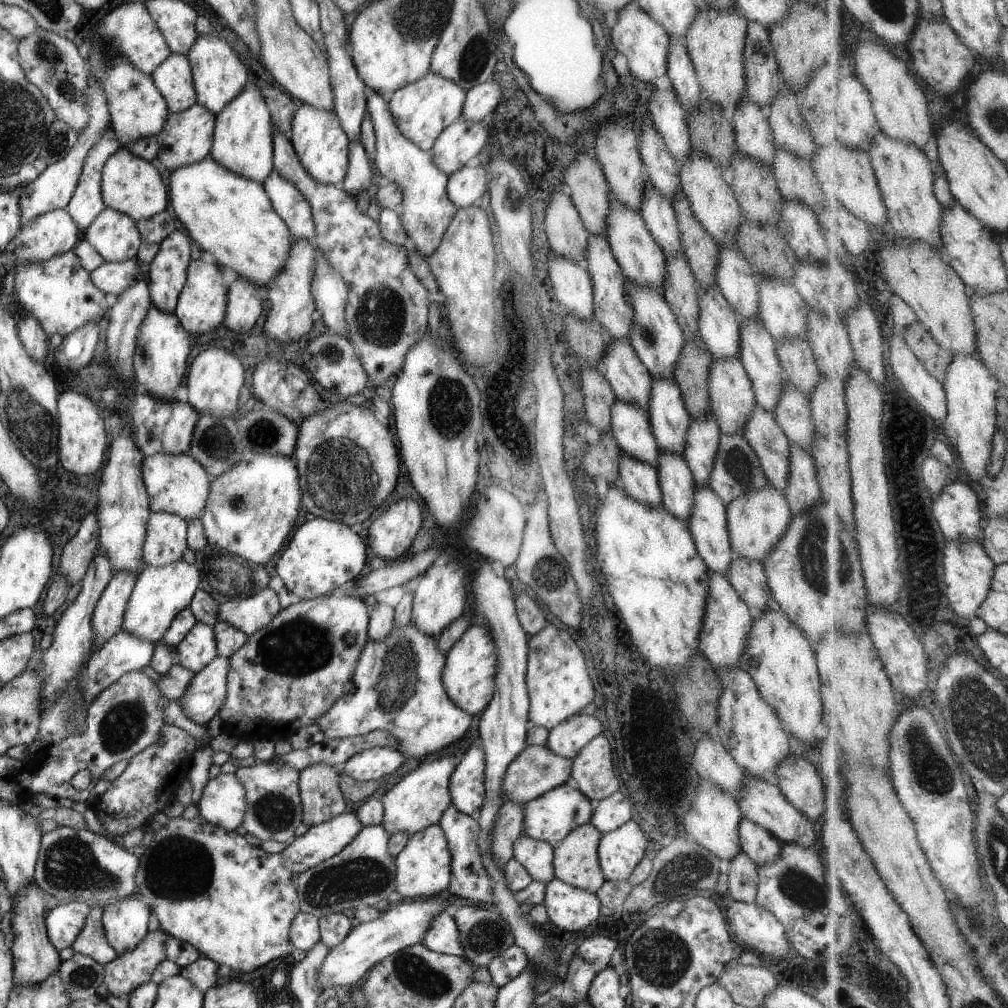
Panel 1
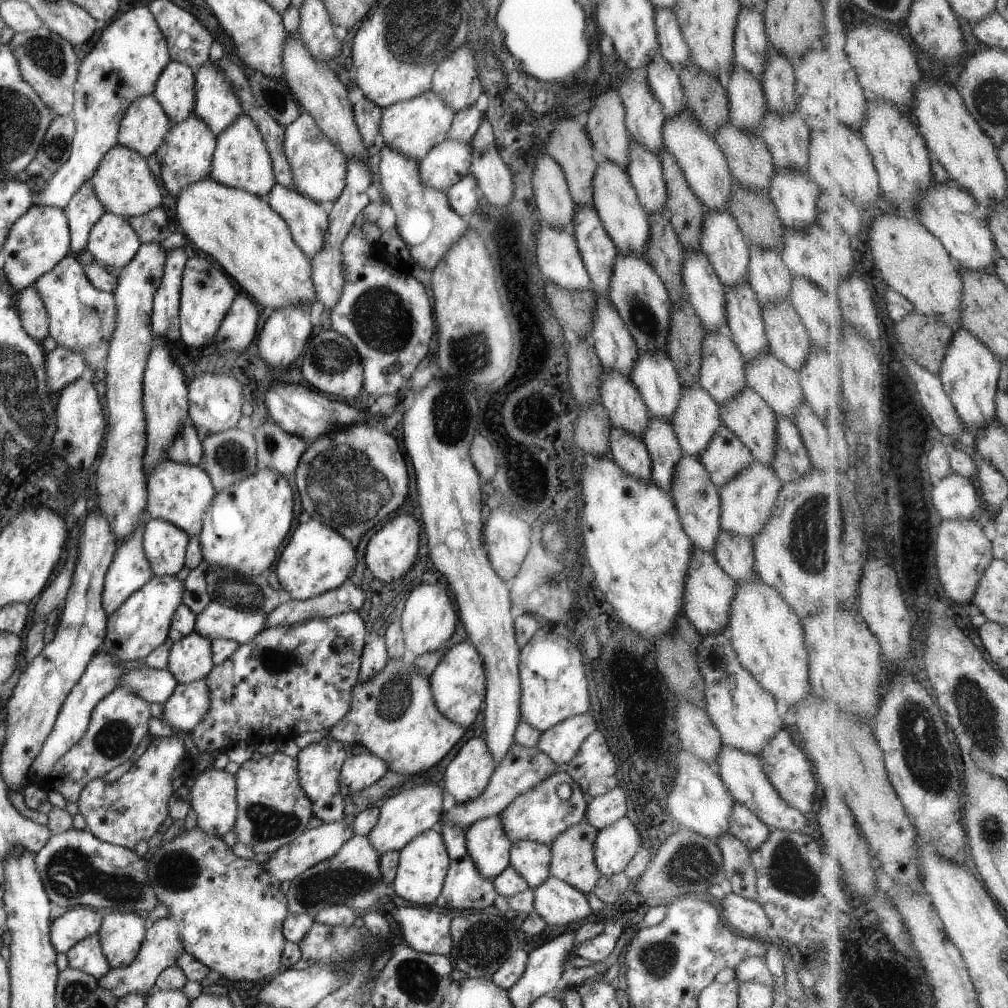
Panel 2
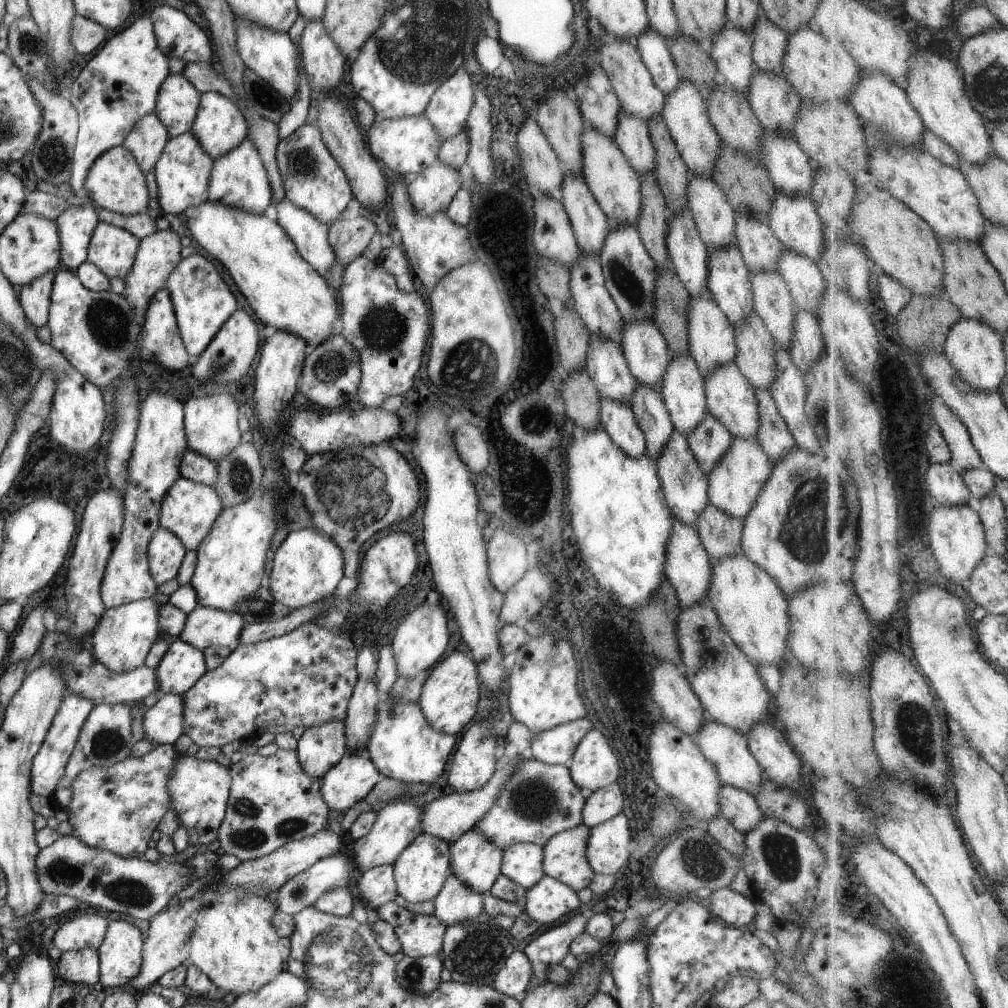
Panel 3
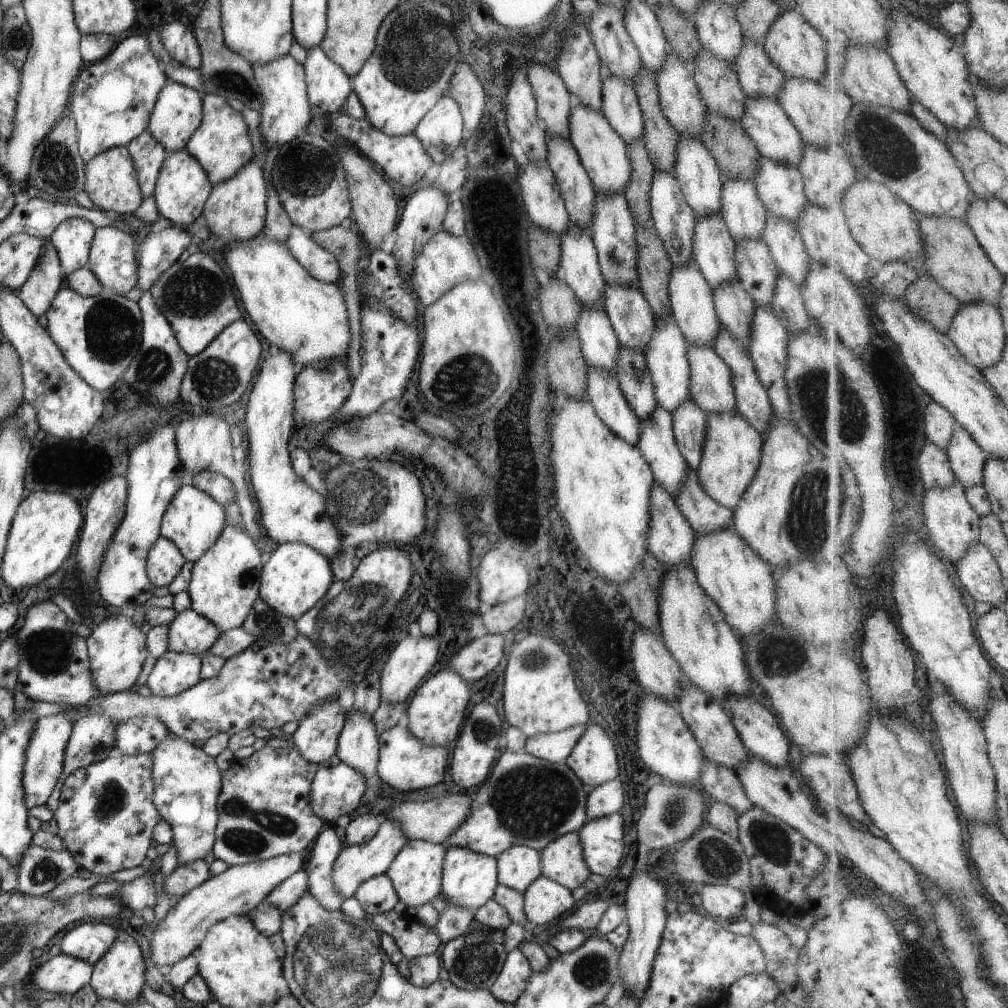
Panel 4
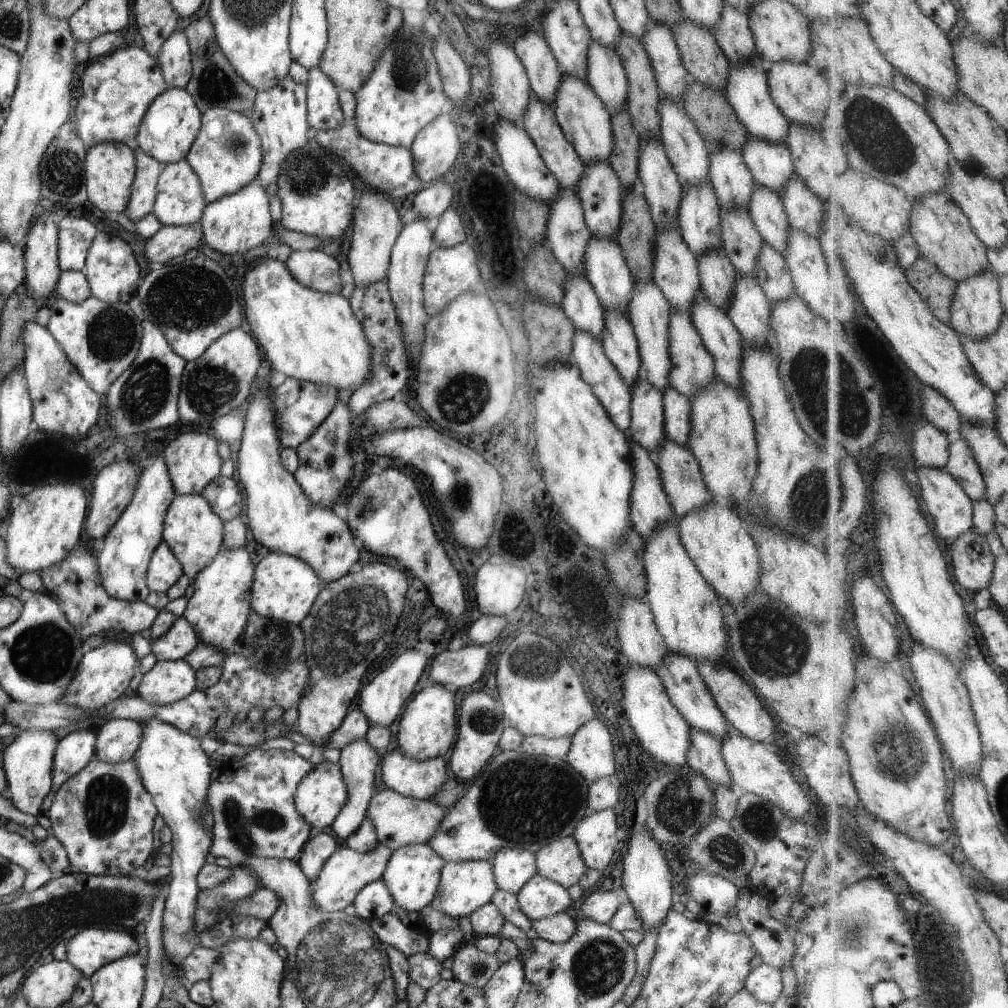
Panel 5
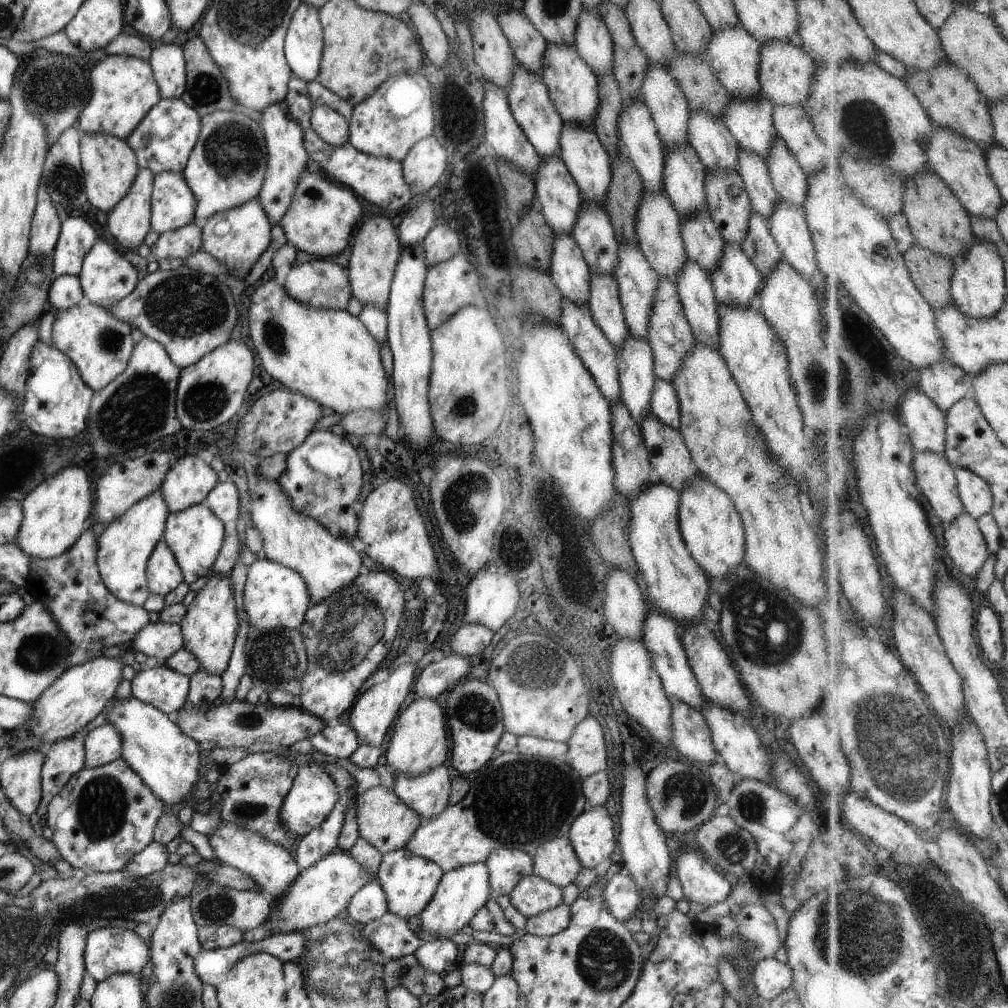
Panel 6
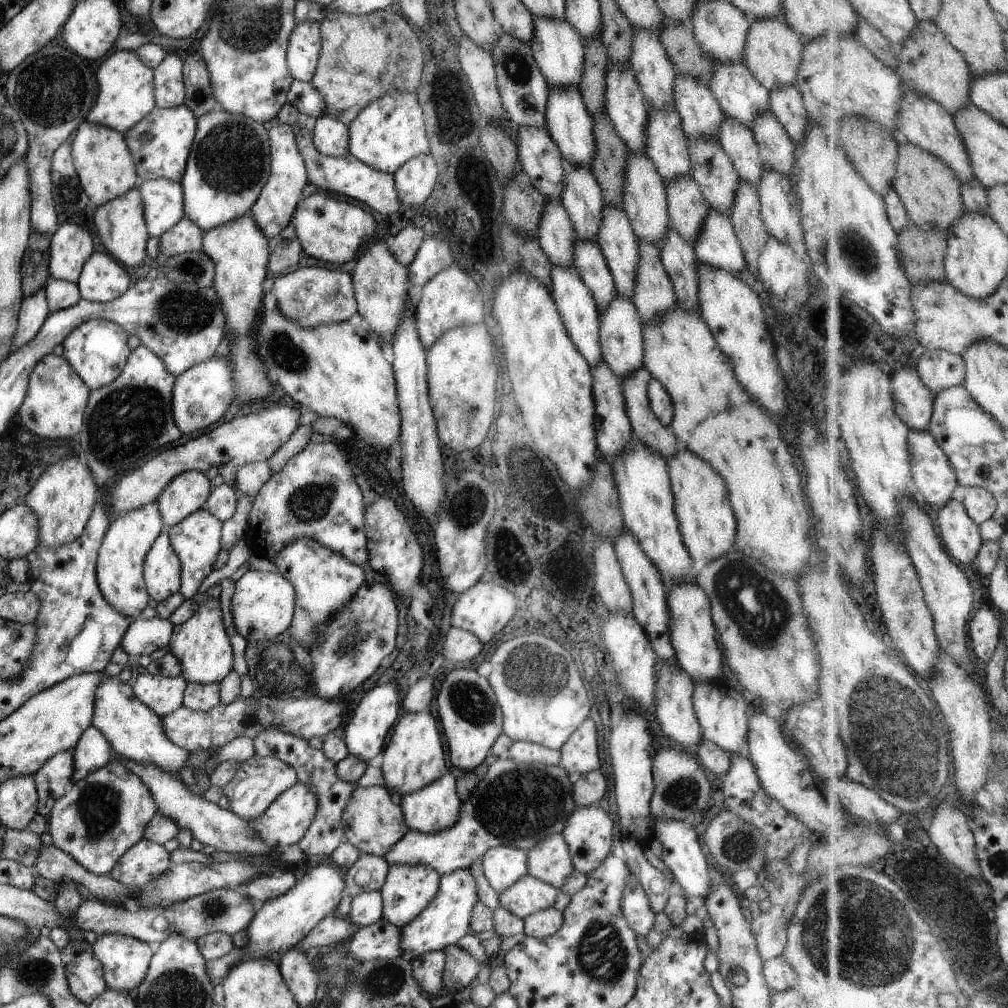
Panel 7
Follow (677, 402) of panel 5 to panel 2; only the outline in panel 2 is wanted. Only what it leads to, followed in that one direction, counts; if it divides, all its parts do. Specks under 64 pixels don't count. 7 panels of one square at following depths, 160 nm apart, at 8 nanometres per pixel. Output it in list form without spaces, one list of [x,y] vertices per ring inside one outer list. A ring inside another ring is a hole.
[[[723,424],[715,430],[698,460],[717,488],[739,476],[754,461],[749,450]]]

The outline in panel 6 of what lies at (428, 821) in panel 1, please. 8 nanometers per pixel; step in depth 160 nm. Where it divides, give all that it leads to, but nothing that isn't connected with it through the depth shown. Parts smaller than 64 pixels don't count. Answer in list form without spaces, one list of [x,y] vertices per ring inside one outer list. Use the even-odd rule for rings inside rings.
[[[337,849],[299,871],[290,887],[283,889],[280,897],[271,902],[263,923],[267,923],[270,930],[279,928],[281,933],[292,933],[327,922],[346,908],[356,890],[373,878],[375,875],[354,861],[347,852]]]

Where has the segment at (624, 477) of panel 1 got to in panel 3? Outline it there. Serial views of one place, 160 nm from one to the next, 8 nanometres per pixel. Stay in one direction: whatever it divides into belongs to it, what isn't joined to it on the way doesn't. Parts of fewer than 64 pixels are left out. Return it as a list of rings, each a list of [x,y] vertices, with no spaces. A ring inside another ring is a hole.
[[[599,399],[599,421],[611,442],[629,458],[646,454],[645,438],[637,427],[630,406],[619,400]]]

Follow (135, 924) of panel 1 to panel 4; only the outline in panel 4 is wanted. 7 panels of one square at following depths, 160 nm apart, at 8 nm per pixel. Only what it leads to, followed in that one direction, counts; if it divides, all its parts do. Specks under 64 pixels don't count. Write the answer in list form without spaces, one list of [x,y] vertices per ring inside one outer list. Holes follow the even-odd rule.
[[[116,930],[115,942],[103,952],[103,956],[93,964],[93,970],[88,986],[99,996],[117,1000],[121,1004],[132,1004],[140,1001],[141,987],[144,986],[145,966],[139,946],[125,931]]]

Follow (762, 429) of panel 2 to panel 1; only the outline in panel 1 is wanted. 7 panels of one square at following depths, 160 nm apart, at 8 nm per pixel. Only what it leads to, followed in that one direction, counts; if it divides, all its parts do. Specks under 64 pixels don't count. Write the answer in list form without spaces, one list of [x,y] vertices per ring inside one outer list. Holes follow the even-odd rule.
[[[755,404],[742,426],[741,436],[758,456],[767,482],[773,488],[783,491],[788,479],[790,442],[774,415]]]

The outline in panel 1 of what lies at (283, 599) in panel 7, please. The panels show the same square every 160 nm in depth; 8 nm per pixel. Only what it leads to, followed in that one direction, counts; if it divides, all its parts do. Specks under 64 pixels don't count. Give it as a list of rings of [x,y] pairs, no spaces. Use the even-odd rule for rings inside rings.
[[[314,517],[294,527],[293,536],[287,548],[281,552],[275,570],[288,592],[293,592],[303,601],[309,601],[331,594],[332,590],[347,580],[359,578],[365,558],[367,554],[363,540],[351,532],[347,525]]]

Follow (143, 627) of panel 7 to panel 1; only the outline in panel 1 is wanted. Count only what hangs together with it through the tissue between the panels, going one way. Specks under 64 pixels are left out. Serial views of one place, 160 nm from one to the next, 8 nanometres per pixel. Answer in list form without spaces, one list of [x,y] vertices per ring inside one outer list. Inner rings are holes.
[[[265,587],[247,597],[235,597],[220,604],[216,622],[223,621],[249,636],[263,628],[280,611],[277,594]]]

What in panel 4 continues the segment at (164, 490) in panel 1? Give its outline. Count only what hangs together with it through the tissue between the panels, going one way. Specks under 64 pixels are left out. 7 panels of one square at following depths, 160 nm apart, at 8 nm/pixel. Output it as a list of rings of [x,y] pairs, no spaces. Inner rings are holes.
[[[190,484],[182,485],[173,494],[171,502],[163,512],[160,536],[171,540],[185,561],[195,563],[195,560],[215,542],[217,534],[223,529],[224,520],[224,508],[219,502],[215,502],[209,494],[204,494]]]

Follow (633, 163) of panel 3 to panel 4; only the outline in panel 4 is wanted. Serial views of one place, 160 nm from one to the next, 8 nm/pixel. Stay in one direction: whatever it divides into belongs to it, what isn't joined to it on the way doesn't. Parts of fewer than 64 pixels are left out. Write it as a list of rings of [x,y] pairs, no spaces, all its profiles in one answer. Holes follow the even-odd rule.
[[[601,69],[601,112],[615,134],[628,145],[643,134],[643,116],[630,82]]]

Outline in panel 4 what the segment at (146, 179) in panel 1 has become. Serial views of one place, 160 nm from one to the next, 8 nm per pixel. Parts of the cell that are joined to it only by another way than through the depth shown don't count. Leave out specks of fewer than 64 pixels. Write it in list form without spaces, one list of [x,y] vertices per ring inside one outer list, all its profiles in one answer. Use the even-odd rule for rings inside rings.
[[[125,147],[103,150],[87,161],[84,164],[83,187],[87,197],[99,211],[116,212],[123,217],[132,215],[139,208],[143,199],[133,162]]]

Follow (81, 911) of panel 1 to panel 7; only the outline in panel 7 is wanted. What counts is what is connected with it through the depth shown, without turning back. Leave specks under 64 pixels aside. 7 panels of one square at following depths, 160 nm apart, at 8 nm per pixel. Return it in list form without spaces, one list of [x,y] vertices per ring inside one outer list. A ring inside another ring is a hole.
[[[109,933],[97,936],[90,953],[100,962],[107,989],[133,992],[143,980],[154,950],[149,943]]]

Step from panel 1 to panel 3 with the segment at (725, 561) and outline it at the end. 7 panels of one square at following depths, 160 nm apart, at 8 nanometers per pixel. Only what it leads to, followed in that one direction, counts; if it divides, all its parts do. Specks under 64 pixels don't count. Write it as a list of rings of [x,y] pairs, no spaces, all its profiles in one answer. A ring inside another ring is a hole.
[[[677,430],[671,432],[669,440],[661,448],[661,456],[654,460],[657,476],[661,480],[661,489],[665,494],[665,503],[670,509],[672,516],[689,526],[695,527],[697,516],[709,506],[707,501],[707,474],[699,468],[695,456],[691,454],[686,438],[681,436]]]

